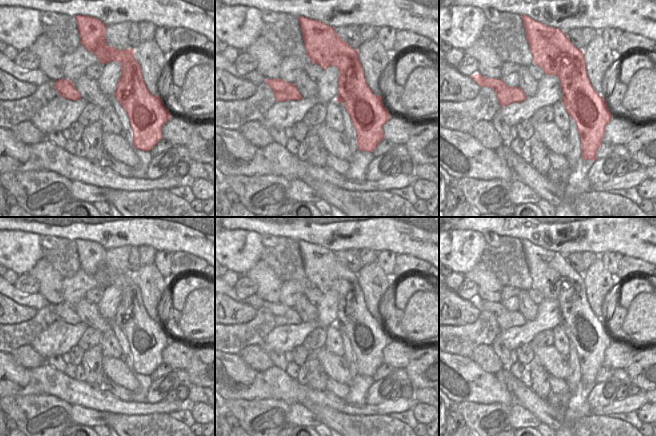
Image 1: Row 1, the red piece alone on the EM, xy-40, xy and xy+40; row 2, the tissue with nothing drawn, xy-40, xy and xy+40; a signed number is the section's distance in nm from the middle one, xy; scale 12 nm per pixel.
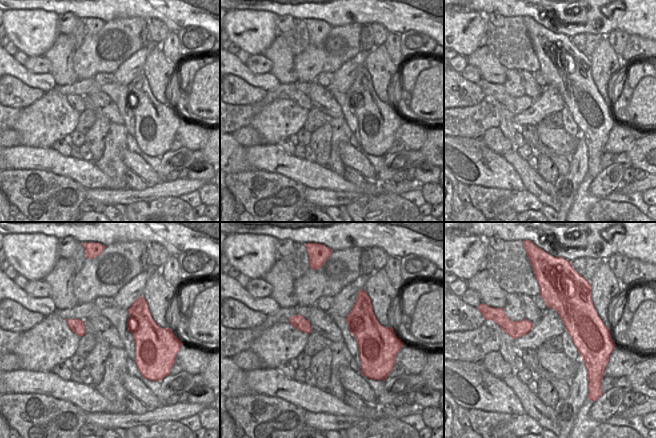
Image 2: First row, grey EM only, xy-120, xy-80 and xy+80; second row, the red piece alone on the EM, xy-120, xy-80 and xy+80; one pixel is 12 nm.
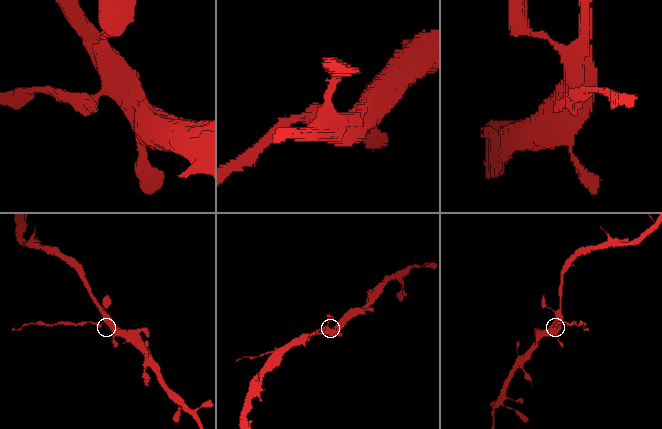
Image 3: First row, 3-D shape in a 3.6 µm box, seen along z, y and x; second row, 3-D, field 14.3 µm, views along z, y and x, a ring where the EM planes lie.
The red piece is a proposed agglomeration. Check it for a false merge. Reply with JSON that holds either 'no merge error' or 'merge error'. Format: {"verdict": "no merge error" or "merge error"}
{"verdict": "merge error"}

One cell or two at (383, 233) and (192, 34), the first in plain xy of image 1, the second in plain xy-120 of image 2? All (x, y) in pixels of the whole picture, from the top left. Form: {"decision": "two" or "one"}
{"decision": "two"}

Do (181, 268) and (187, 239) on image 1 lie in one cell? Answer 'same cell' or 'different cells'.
different cells

